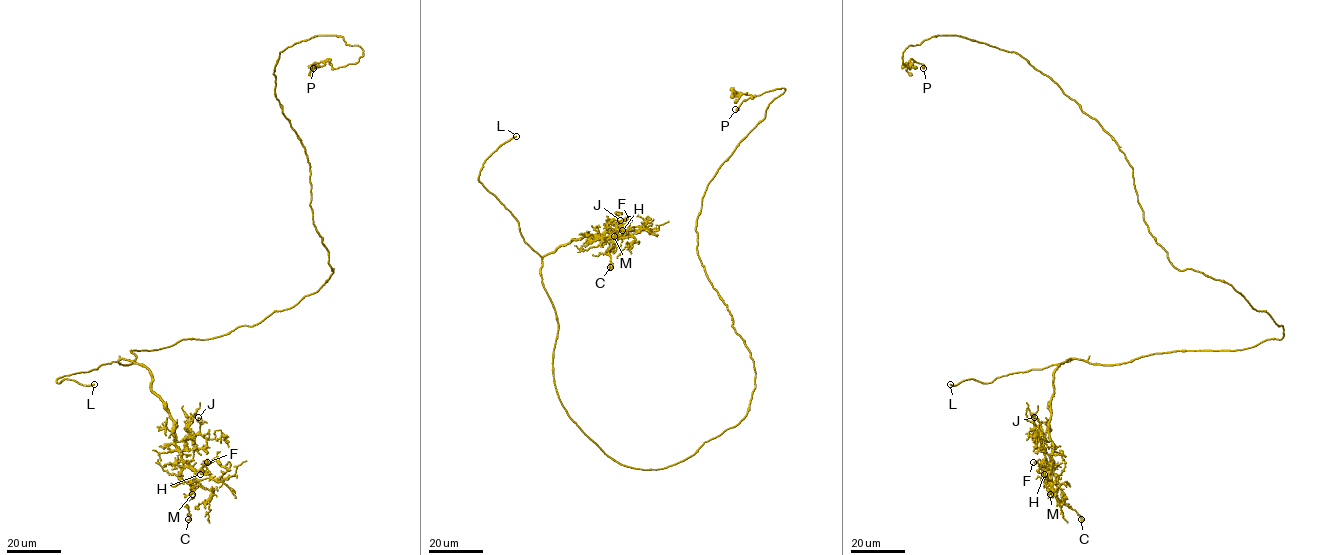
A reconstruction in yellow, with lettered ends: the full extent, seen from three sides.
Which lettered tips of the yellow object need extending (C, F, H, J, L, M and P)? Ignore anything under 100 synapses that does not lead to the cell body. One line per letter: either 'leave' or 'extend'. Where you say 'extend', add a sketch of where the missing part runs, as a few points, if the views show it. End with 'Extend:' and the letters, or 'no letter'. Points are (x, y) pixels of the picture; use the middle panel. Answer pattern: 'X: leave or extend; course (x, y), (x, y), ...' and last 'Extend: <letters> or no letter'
C: leave
F: leave
H: leave
J: leave
L: extend; course (516, 136), (549, 116)
M: leave
P: leave
Extend: L

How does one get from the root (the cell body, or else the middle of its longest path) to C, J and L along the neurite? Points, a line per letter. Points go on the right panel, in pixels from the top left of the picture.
C: (1240, 294), (1283, 326), (1280, 339), (1113, 365), (1070, 358), (1055, 369), (1050, 479), (1081, 519)
J: (1240, 294), (1283, 326), (1280, 339), (1113, 365), (1070, 358), (1053, 373), (1048, 441), (1034, 417)
L: (1240, 294), (1283, 326), (1280, 339), (1113, 365), (1072, 358), (988, 383), (950, 384)

